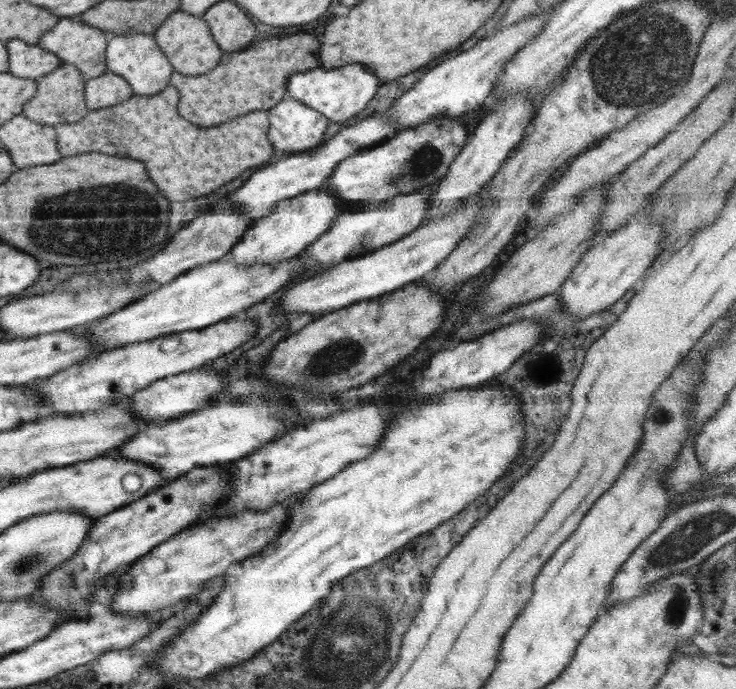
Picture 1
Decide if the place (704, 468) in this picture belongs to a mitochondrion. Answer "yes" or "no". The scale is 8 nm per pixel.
no

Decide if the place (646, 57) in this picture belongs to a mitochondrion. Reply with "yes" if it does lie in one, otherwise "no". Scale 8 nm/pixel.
yes

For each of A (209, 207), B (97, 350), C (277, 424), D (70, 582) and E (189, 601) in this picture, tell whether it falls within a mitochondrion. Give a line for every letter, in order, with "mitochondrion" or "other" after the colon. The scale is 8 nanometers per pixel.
A: other
B: other
C: other
D: mitochondrion
E: other

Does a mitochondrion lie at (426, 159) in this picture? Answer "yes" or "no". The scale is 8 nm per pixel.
yes

